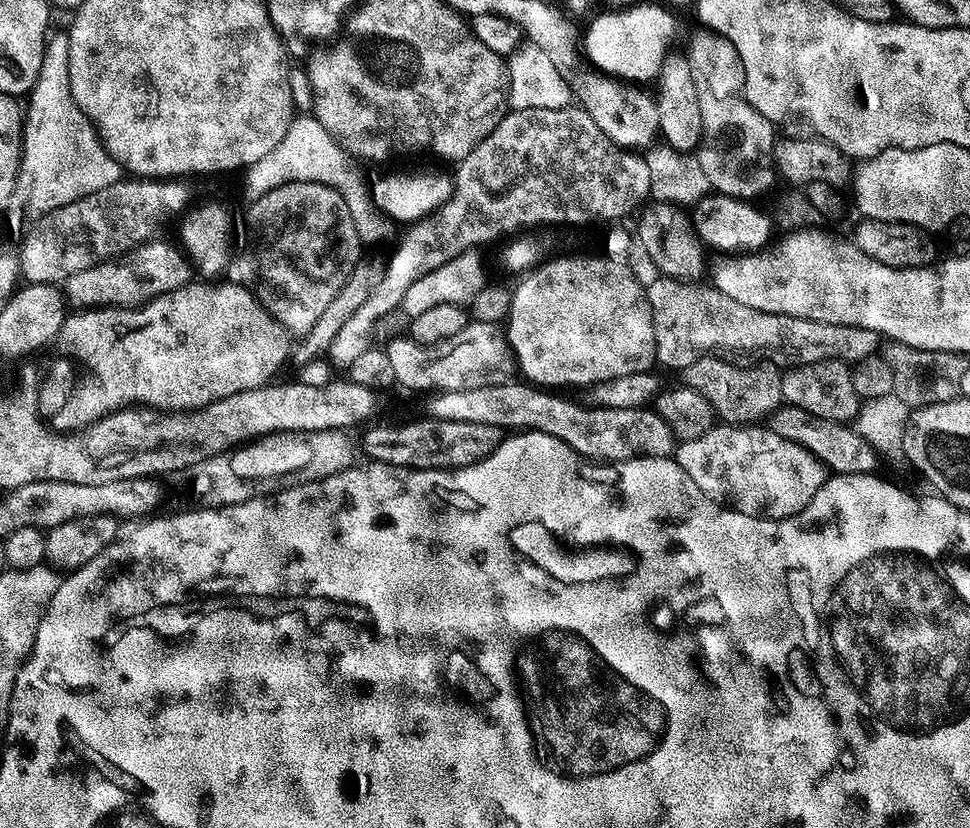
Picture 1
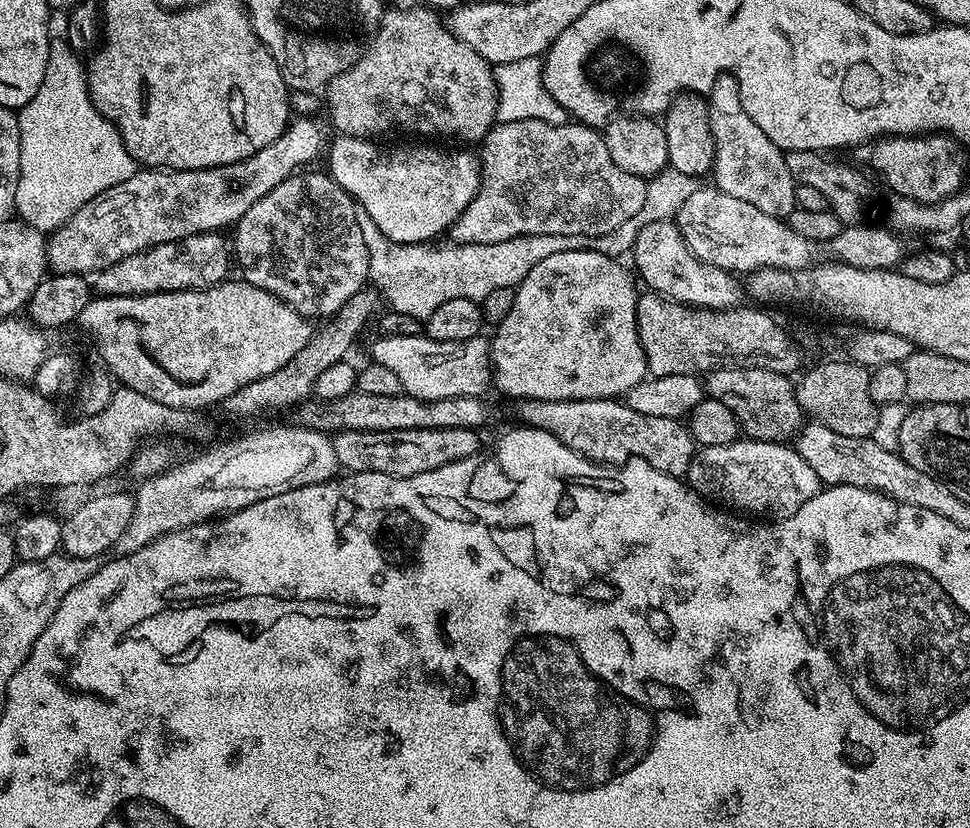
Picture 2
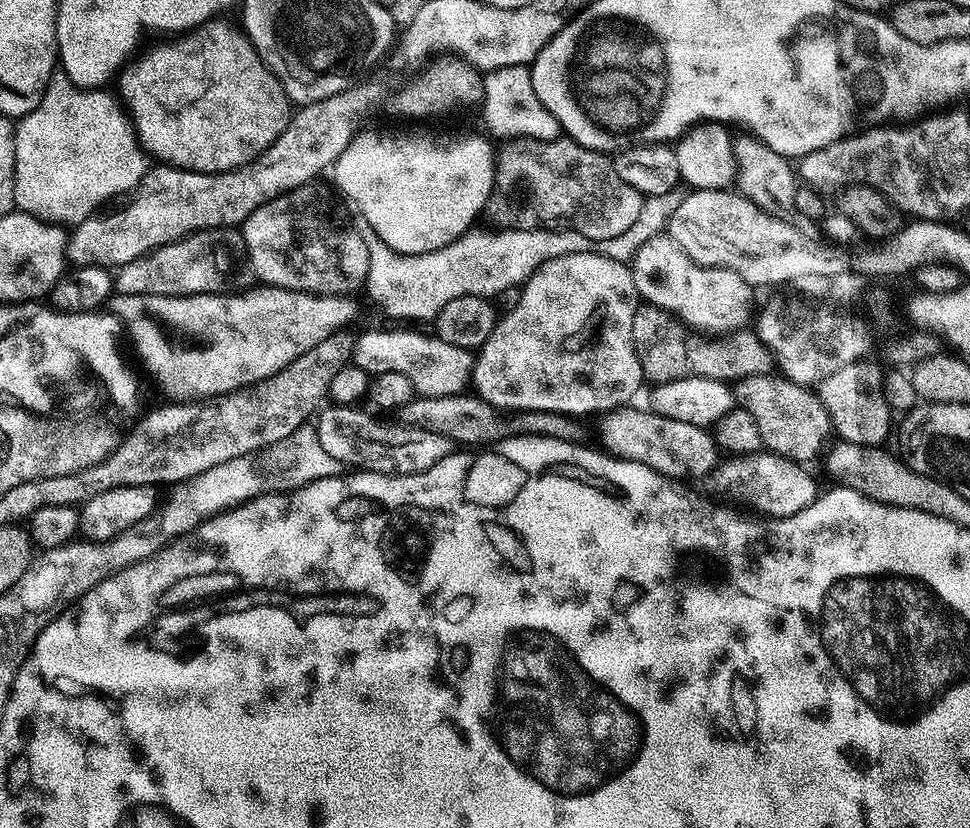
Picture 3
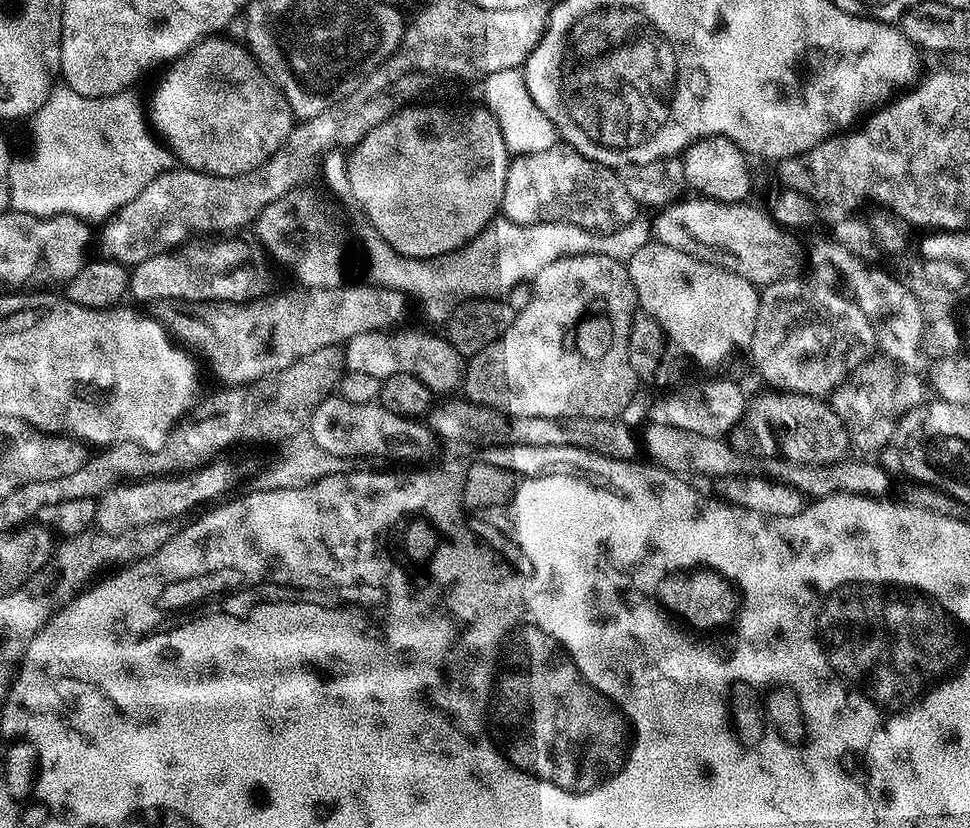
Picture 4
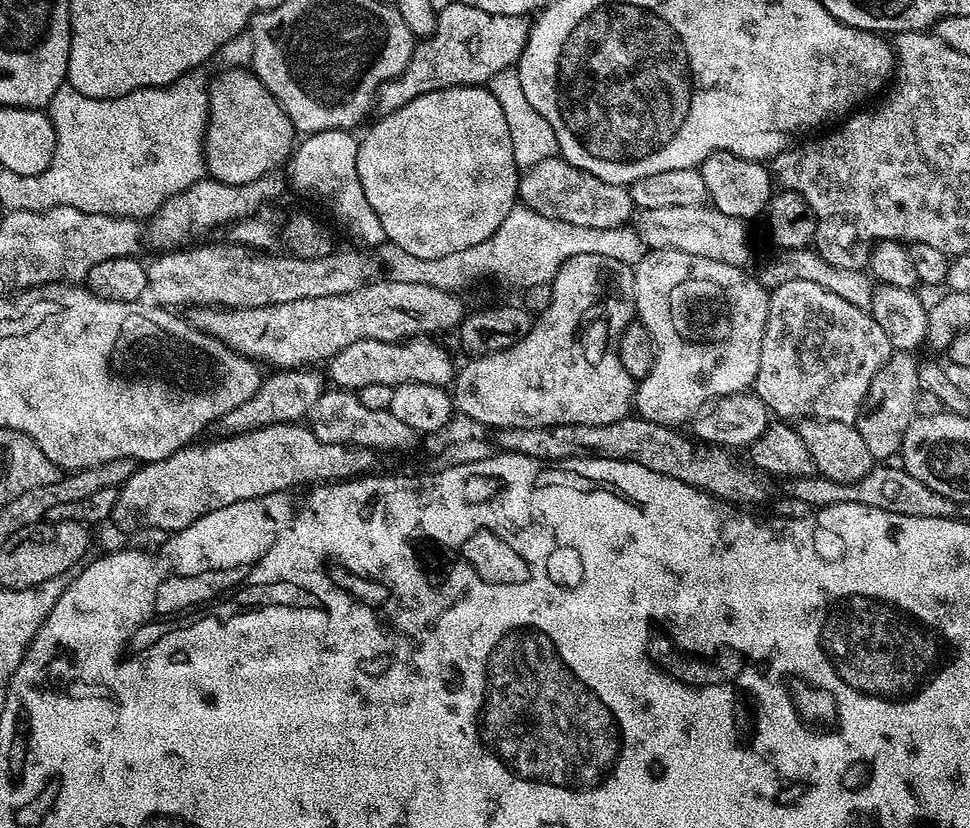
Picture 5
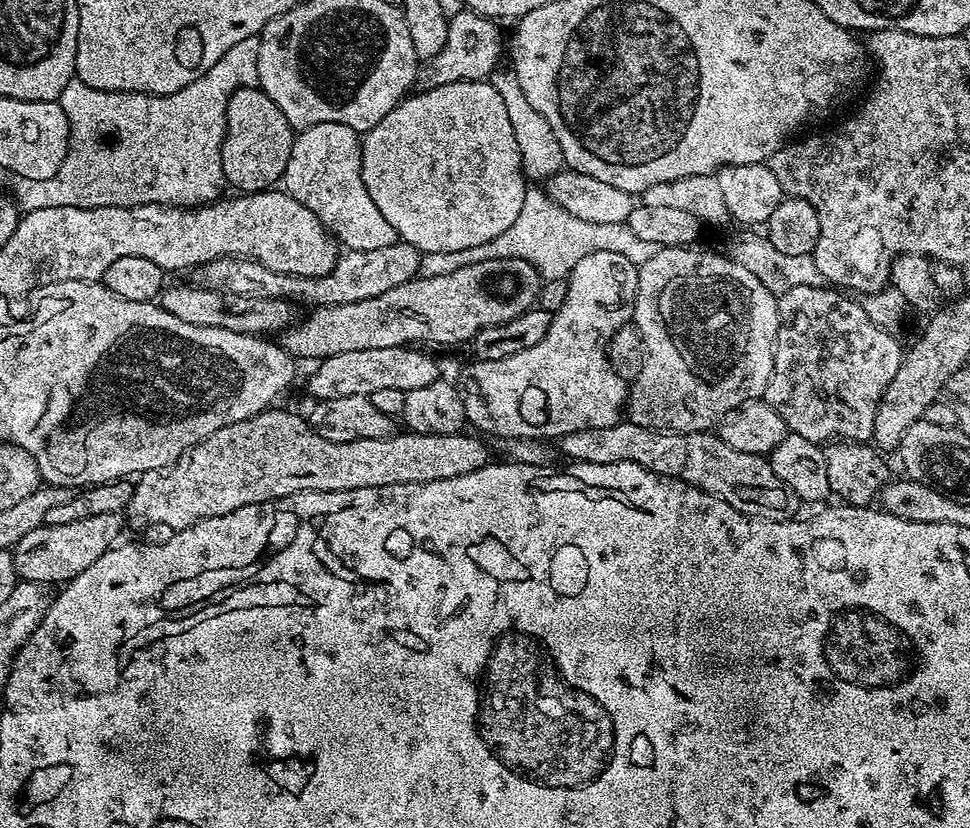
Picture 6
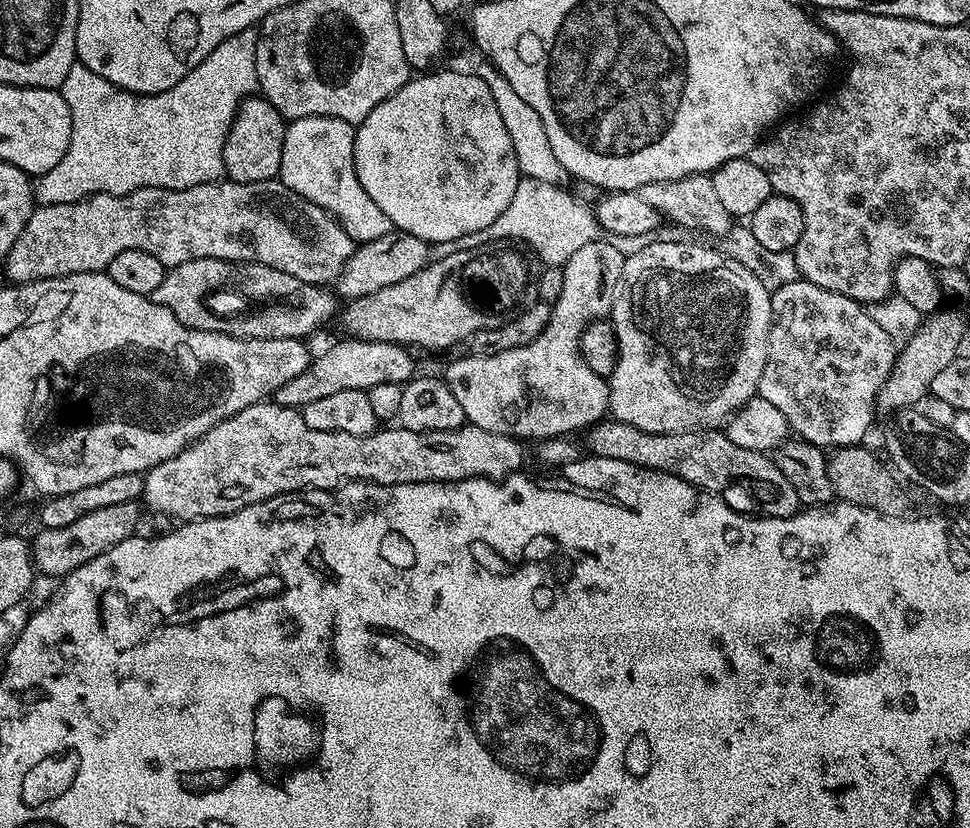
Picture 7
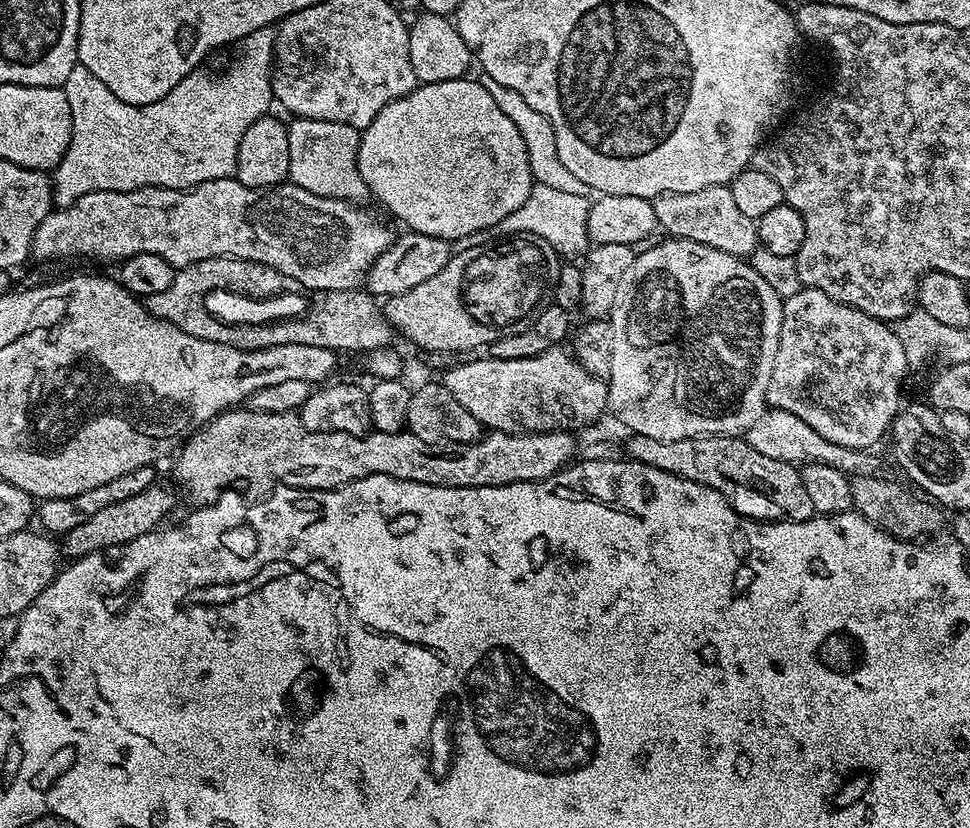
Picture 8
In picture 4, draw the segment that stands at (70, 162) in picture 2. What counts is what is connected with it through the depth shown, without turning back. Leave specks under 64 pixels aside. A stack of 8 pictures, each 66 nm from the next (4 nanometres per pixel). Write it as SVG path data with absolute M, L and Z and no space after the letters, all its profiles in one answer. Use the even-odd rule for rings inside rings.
M67 86L53 87L39 110L30 117L32 157L8 170L8 202L13 212L31 216L76 216L85 222L107 221L138 198L154 178L173 167L174 157L150 131L146 108L132 94L83 96Z

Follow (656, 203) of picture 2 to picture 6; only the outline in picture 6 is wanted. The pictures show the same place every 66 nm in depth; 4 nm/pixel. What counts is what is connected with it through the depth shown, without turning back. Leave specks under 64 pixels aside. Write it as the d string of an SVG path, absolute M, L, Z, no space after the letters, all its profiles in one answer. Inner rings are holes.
M525 177L518 178L506 190L506 200L512 203L514 212L512 224L504 234L508 242L506 248L509 253L515 254L518 260L534 269L545 281L565 279L569 275L571 265L586 253L620 254L633 264L640 264L651 255L654 246L643 243L629 231L625 223L596 223L580 219L552 202L543 189L528 188Z

